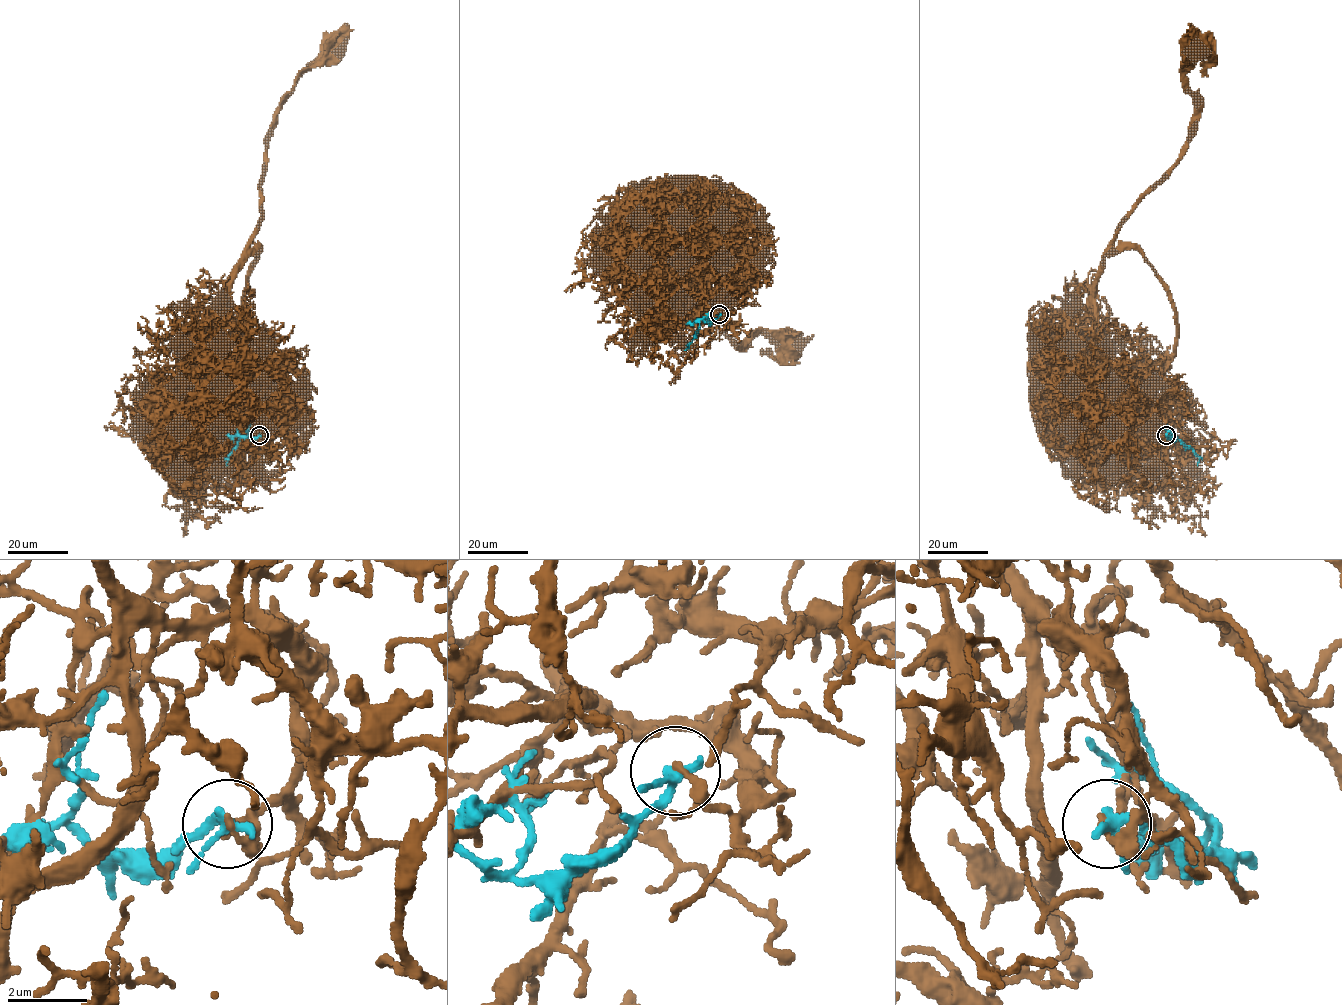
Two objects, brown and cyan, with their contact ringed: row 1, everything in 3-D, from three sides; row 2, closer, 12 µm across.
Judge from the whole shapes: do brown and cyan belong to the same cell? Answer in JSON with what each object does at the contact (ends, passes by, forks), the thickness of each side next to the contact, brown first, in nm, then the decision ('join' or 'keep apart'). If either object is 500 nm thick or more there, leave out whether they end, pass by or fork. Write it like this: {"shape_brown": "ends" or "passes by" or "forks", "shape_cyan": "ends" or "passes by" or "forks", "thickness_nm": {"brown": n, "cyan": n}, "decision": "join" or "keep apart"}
{"shape_brown": "ends", "shape_cyan": "passes by", "thickness_nm": {"brown": 240, "cyan": 240}, "decision": "keep apart"}

